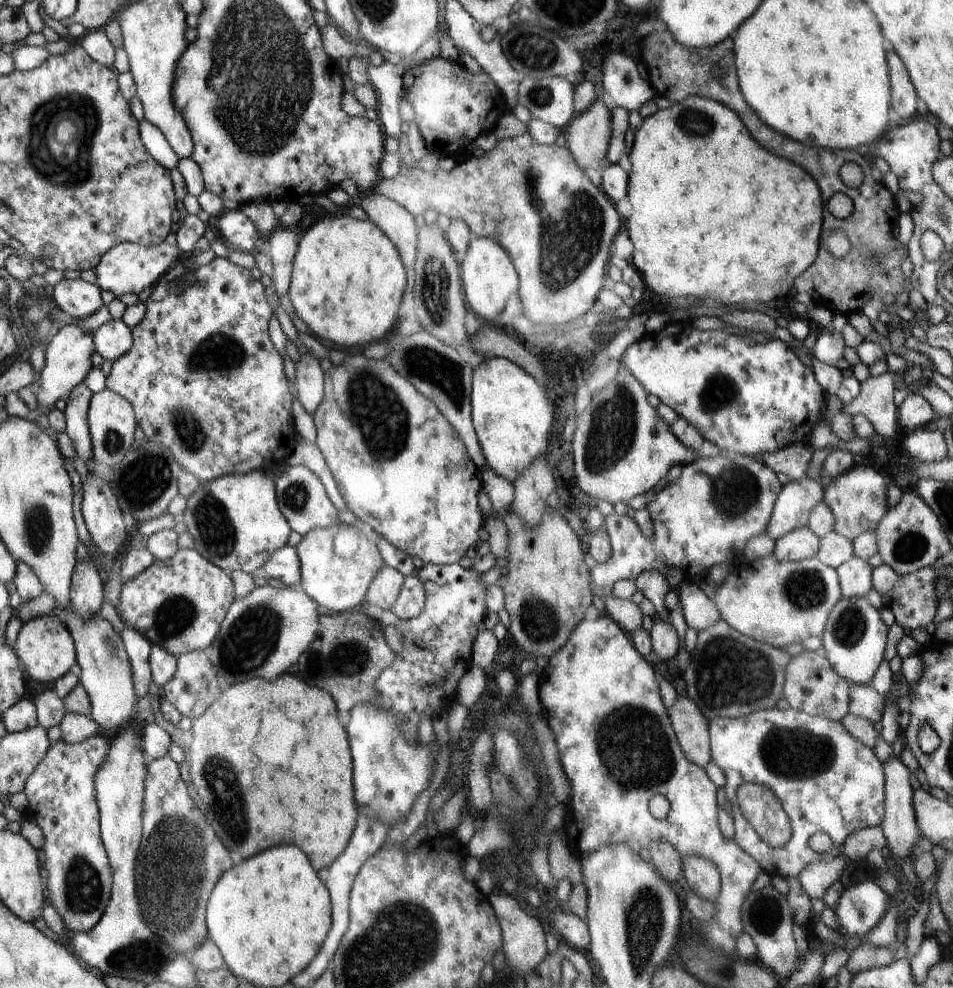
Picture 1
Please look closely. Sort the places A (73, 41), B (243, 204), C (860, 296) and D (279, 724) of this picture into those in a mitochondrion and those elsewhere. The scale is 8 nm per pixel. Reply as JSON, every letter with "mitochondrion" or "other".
{"A":"other","B":"other","C":"other","D":"other"}

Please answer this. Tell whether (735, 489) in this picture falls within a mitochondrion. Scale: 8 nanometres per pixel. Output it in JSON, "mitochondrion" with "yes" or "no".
{"mitochondrion":"yes"}

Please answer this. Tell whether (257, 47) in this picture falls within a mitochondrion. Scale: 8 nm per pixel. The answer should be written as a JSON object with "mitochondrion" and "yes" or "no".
{"mitochondrion":"yes"}

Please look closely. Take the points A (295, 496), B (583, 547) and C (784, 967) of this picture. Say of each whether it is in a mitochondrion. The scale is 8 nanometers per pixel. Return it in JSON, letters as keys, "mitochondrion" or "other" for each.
{"A":"mitochondrion","B":"other","C":"other"}

